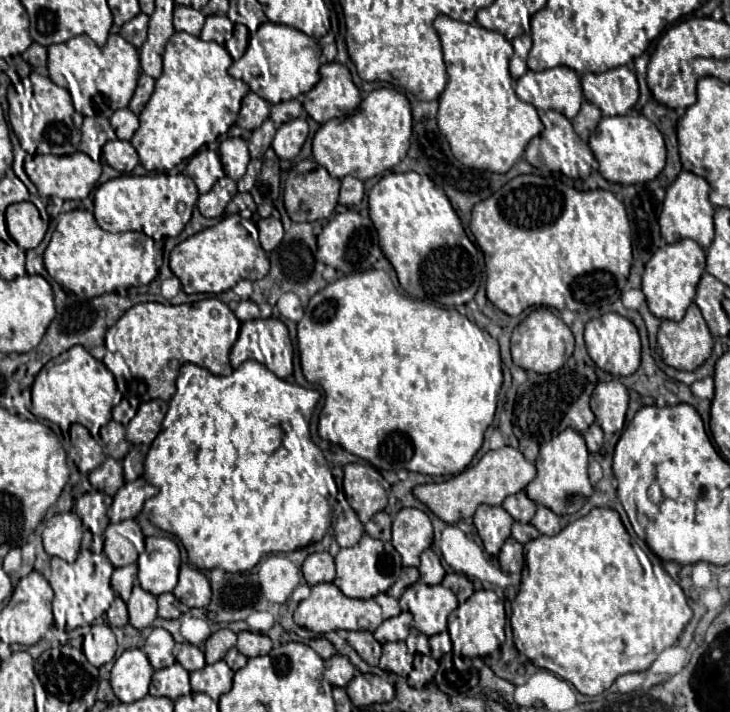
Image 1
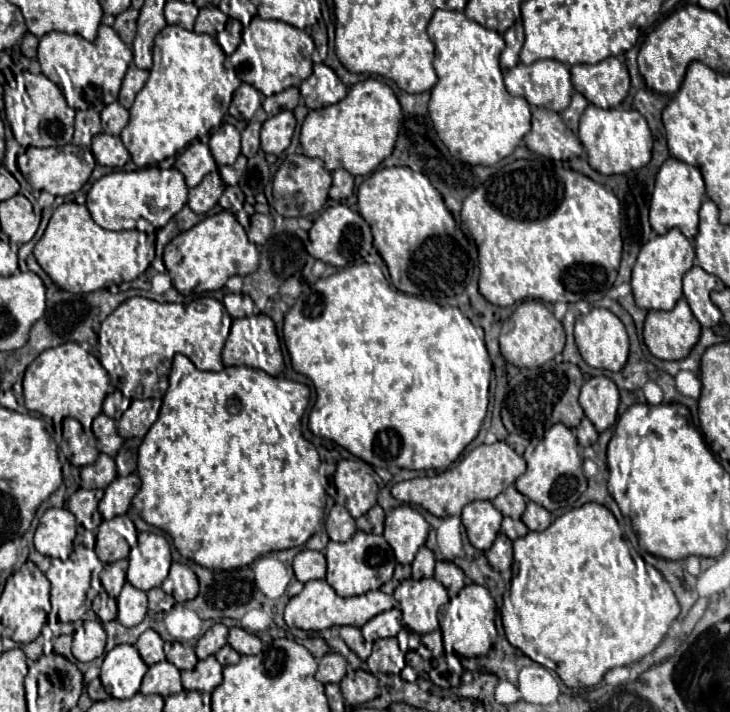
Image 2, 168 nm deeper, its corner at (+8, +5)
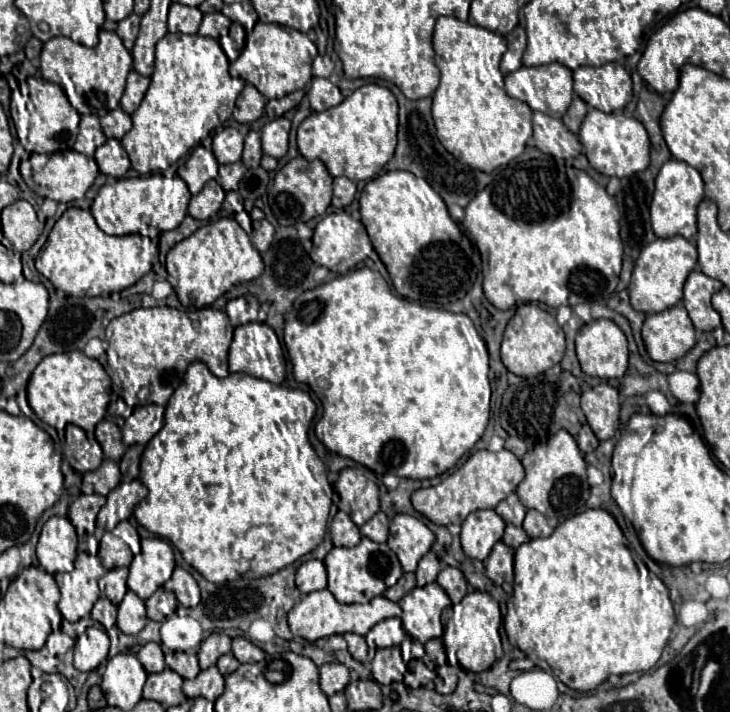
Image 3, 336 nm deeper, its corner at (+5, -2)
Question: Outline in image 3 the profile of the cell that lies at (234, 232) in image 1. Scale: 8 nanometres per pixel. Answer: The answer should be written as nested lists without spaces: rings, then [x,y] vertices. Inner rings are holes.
[[[226,217],[200,227],[190,237],[176,243],[166,255],[166,271],[168,283],[174,287],[184,307],[208,307],[232,285],[260,277],[264,263],[244,229],[234,219]]]

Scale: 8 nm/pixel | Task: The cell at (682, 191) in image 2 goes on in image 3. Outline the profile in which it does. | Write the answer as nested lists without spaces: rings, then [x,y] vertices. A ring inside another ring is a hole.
[[[678,159],[666,161],[656,175],[656,189],[650,203],[654,233],[658,237],[682,235],[686,239],[692,239],[696,235],[696,207],[702,201],[702,197],[704,197],[704,183],[700,173],[684,161]]]

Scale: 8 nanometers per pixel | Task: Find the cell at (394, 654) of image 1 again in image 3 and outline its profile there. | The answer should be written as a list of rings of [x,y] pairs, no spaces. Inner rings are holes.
[[[396,647],[376,651],[376,657],[372,661],[372,675],[380,685],[402,681],[404,671],[406,671],[406,665]]]

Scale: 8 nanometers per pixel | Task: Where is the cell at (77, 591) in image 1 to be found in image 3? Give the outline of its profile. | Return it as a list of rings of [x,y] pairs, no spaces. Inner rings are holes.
[[[78,552],[78,559],[75,561],[72,573],[54,575],[62,593],[58,609],[68,621],[78,621],[90,615],[92,605],[98,601],[98,597],[102,596],[101,590],[98,589],[98,579],[104,573],[106,569],[99,557]]]

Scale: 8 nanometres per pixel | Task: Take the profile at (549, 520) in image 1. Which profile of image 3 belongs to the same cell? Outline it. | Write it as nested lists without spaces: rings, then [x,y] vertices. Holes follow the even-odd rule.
[[[534,509],[526,511],[526,519],[522,527],[530,537],[548,537],[552,533],[552,527],[548,525],[546,517]]]

